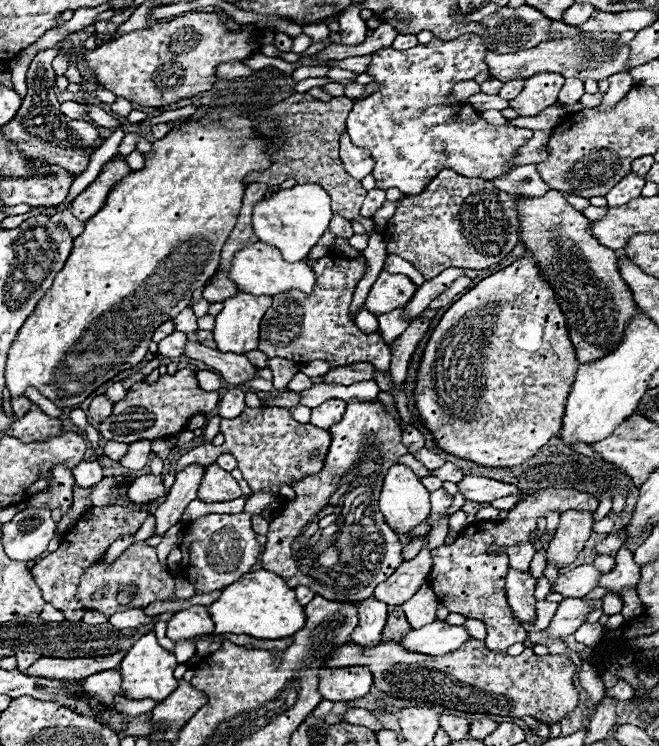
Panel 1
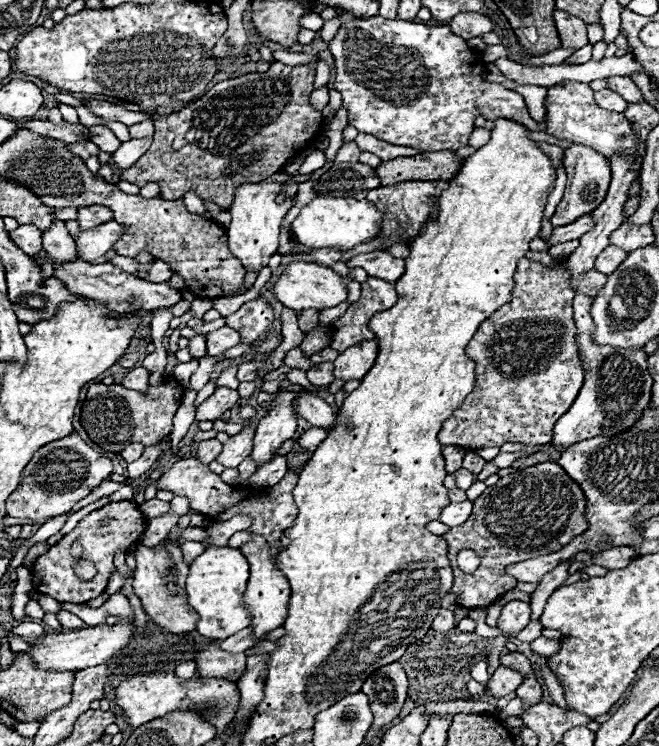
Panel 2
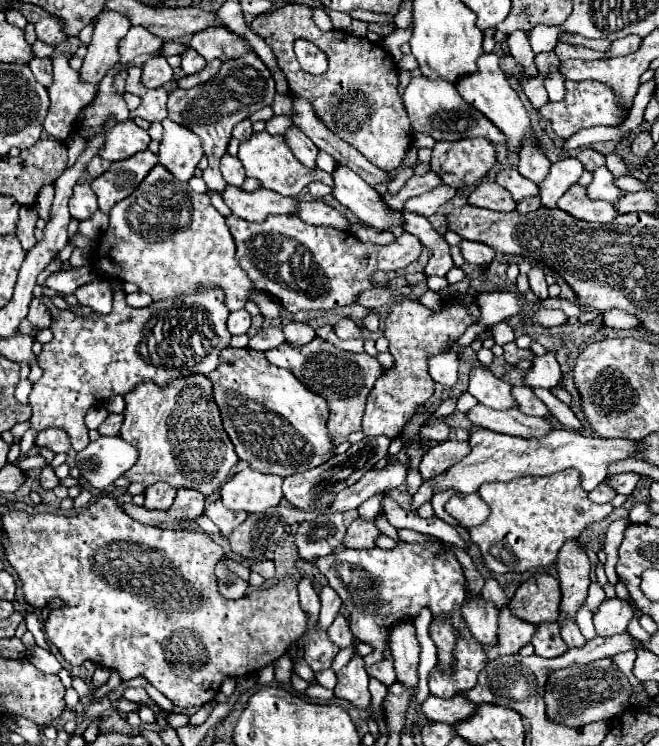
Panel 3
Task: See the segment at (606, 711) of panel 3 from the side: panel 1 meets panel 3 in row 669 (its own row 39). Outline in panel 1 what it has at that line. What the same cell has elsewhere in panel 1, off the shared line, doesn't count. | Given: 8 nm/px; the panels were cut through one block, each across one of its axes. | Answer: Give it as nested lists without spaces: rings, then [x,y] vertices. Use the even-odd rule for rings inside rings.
[[[584,32],[576,38],[564,38],[564,40],[556,40],[556,42],[540,42],[536,48],[518,50],[514,54],[496,54],[496,52],[488,50],[484,62],[488,64],[490,76],[498,78],[502,82],[508,82],[512,78],[530,78],[532,74],[536,74],[540,70],[562,72],[564,78],[602,80],[612,74],[624,72],[628,68],[628,58],[630,58],[630,46],[622,44],[616,34]]]

